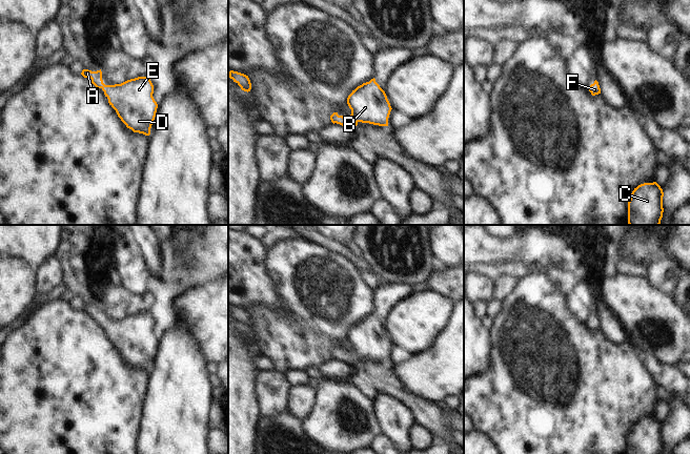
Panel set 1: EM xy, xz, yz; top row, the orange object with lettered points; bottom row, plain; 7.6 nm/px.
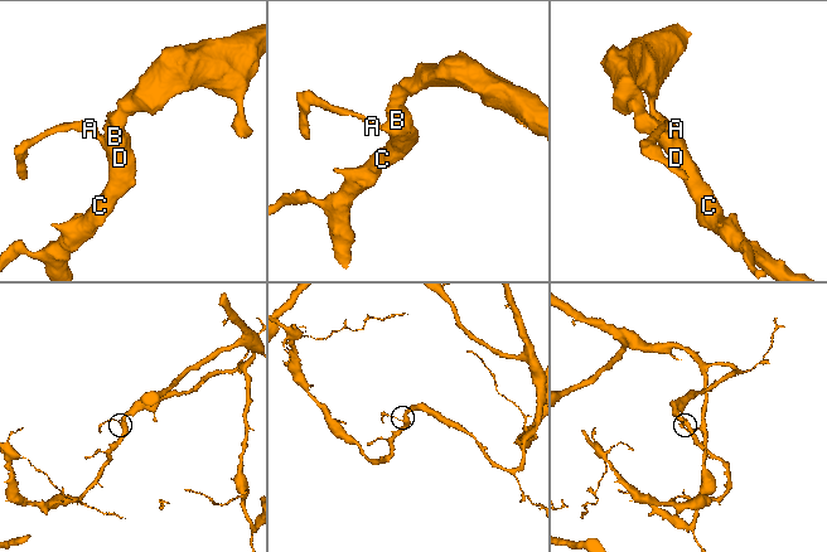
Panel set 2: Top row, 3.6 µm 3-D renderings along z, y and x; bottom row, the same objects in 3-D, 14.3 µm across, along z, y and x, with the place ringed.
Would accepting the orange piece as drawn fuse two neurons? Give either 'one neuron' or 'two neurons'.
one neuron

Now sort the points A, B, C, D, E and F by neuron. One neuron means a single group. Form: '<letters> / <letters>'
A B C D E F

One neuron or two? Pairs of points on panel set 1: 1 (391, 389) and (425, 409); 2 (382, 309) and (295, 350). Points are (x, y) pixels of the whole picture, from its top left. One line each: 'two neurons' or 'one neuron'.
1: one neuron
2: two neurons

